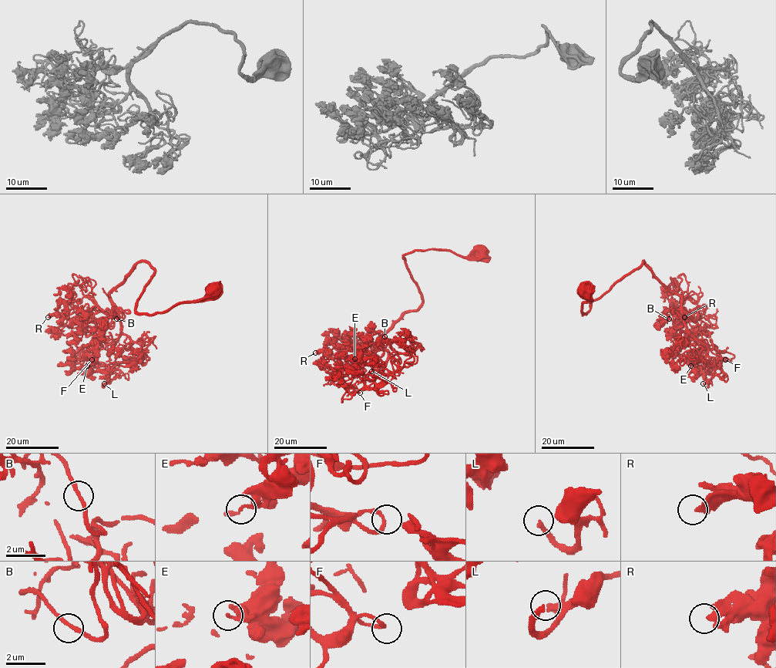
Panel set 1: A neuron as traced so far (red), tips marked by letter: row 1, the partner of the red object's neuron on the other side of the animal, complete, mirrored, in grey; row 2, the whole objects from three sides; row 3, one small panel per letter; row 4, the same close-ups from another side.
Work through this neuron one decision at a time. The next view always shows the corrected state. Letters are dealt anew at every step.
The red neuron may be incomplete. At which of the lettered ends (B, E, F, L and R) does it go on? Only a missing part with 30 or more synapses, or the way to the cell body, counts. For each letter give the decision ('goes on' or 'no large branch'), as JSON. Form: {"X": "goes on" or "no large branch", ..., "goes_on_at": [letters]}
{"B": "no large branch", "E": "no large branch", "F": "no large branch", "L": "goes on", "R": "no large branch", "goes_on_at": ["L"]}

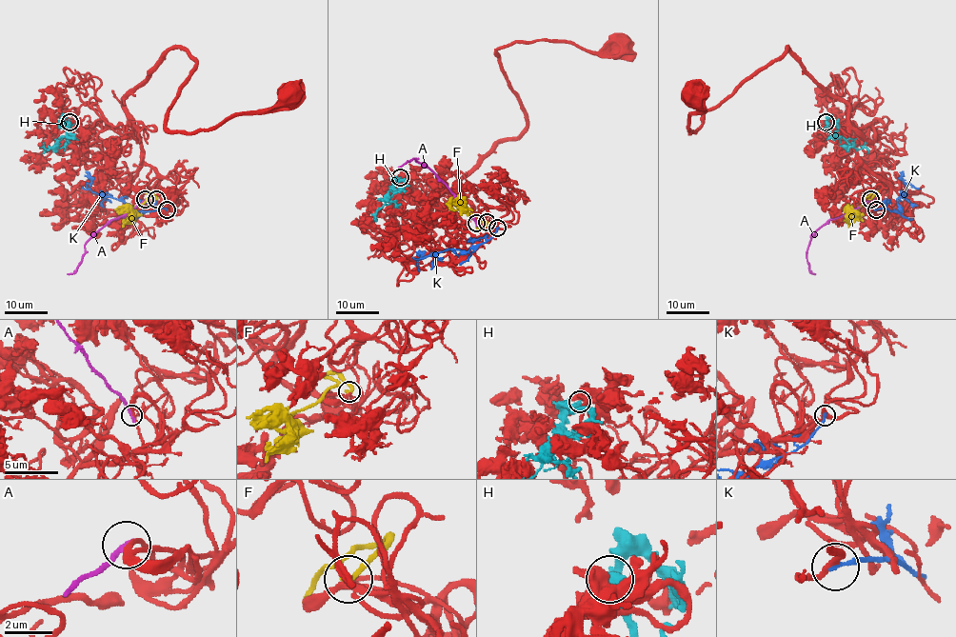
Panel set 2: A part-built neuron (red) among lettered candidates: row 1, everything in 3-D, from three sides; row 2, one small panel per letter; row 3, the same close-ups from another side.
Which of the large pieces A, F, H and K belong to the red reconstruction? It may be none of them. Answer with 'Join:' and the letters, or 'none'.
Join: F

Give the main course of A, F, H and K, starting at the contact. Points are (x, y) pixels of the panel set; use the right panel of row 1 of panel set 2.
A: (870, 200), (848, 213), (828, 220), (814, 232), (806, 261), (809, 269), (815, 274)
F: (869, 198), (877, 192), (867, 195), (857, 209), (848, 211), (848, 228)
H: (825, 122), (828, 137), (842, 137), (851, 147), (866, 148), (867, 153)
K: (876, 209), (899, 211), (897, 200), (906, 191), (906, 186), (920, 188)

